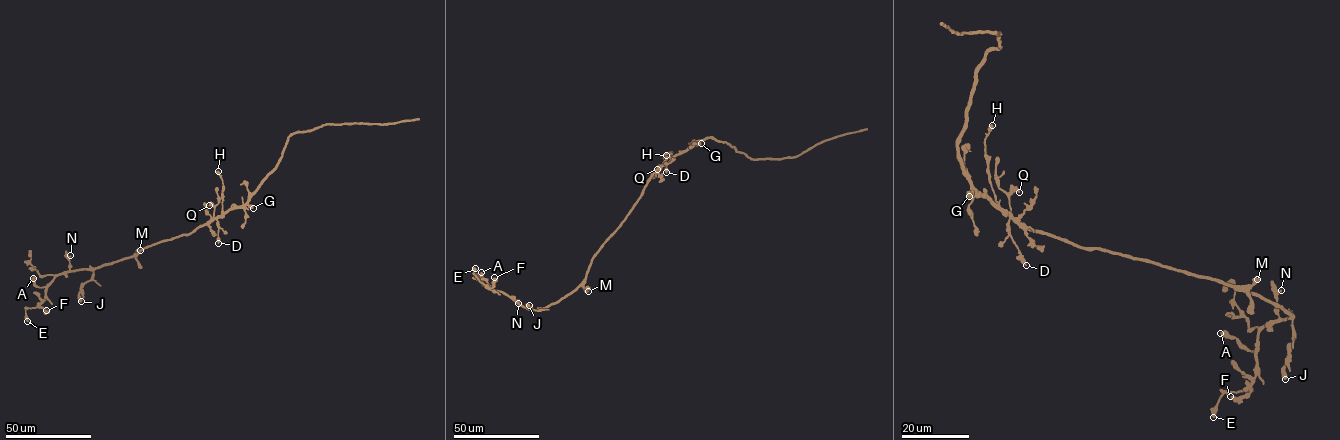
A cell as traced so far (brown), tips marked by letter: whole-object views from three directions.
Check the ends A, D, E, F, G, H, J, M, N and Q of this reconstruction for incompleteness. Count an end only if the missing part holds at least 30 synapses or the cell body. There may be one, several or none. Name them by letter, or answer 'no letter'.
no letter

